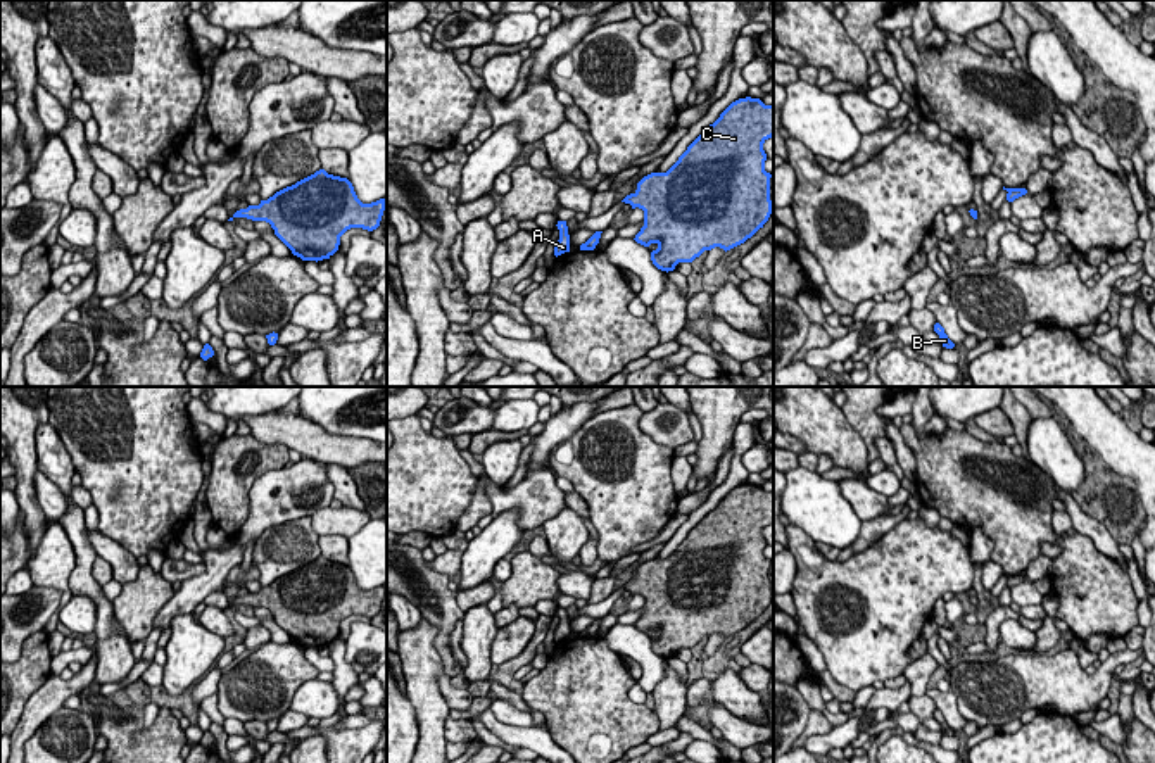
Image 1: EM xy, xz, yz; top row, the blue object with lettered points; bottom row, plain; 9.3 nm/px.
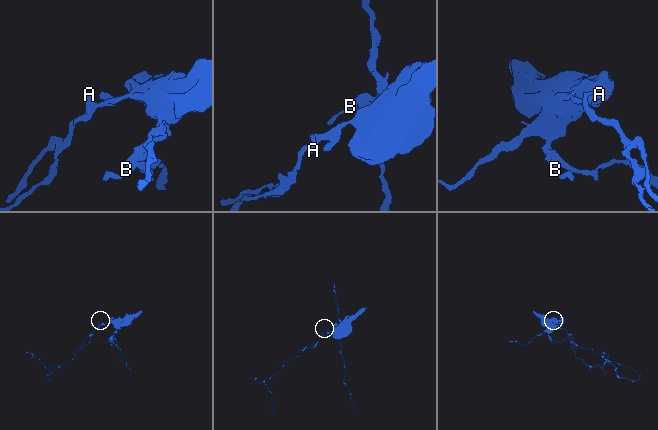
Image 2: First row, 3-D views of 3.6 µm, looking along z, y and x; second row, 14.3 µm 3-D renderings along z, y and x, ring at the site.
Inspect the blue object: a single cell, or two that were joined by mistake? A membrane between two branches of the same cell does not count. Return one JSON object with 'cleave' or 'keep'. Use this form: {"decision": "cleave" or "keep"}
{"decision": "keep"}

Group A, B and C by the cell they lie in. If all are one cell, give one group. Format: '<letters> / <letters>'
A B C

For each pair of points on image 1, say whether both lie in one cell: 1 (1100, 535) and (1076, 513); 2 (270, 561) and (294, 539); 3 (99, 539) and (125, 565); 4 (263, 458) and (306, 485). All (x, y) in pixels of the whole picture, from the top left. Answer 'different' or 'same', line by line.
1: same
2: same
3: same
4: different

